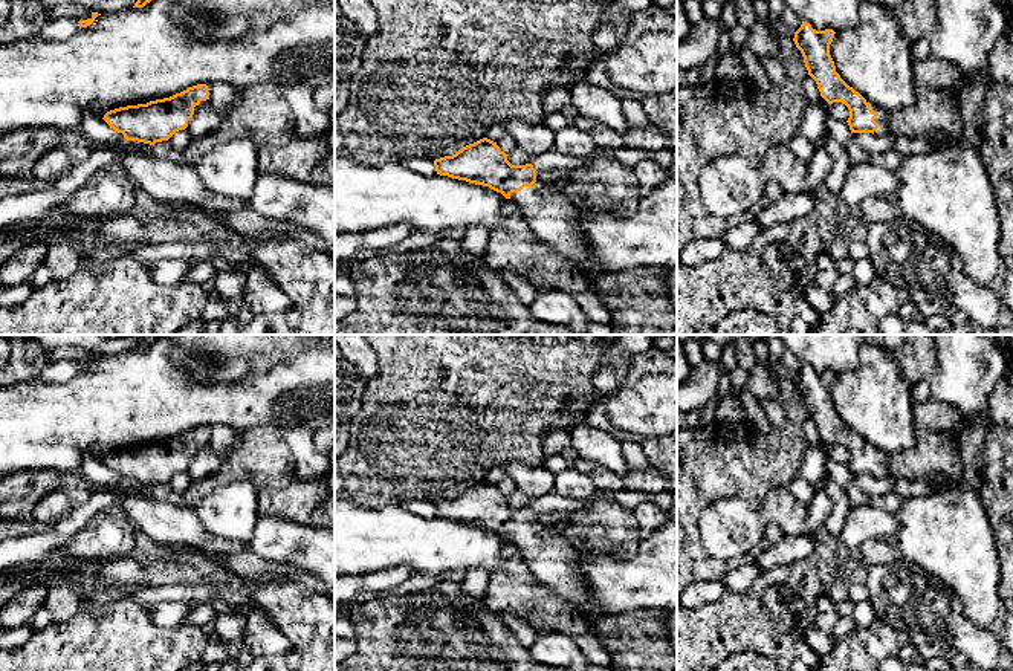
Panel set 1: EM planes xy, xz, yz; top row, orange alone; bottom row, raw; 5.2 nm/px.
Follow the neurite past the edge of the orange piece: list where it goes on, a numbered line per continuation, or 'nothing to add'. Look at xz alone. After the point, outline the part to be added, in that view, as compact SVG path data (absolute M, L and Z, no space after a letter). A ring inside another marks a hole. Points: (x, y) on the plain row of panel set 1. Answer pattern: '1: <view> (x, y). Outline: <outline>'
1: xz (552, 558). Outline: M535 524L518 535L510 536L510 544L516 546L524 555L527 569L558 596L571 602L584 616L587 627L597 636L604 648L608 639L597 633L596 622L610 616L597 605L588 590L582 575L582 556L565 535Z

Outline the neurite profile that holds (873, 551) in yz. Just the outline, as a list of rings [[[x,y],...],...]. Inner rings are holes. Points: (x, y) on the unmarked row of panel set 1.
[[[868,540],[860,547],[862,562],[872,564],[892,564],[903,556],[889,544],[888,540]]]

